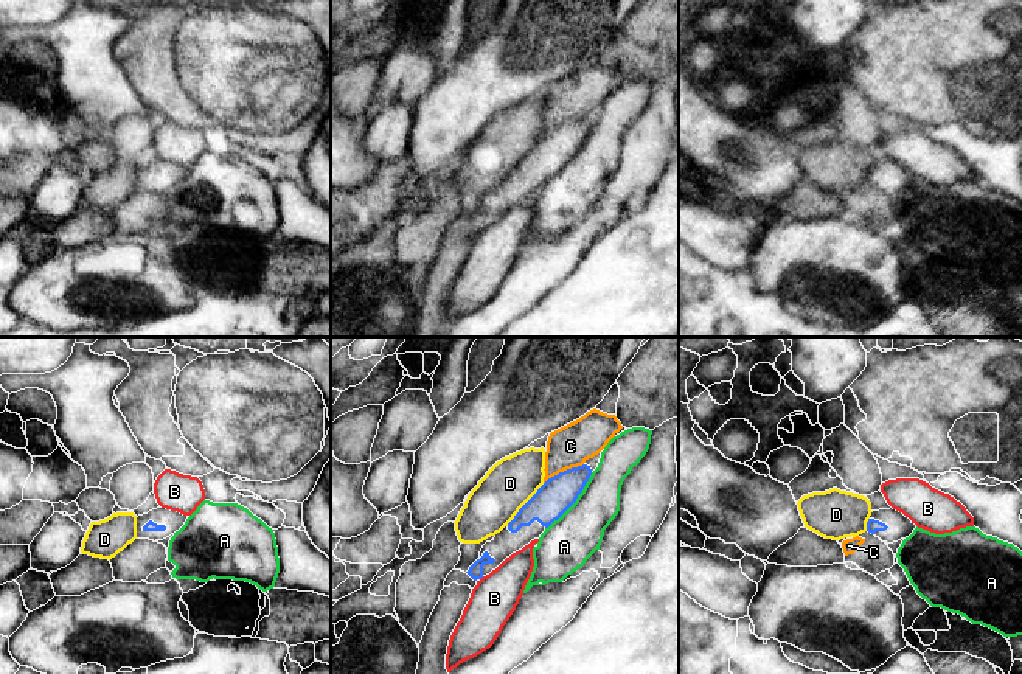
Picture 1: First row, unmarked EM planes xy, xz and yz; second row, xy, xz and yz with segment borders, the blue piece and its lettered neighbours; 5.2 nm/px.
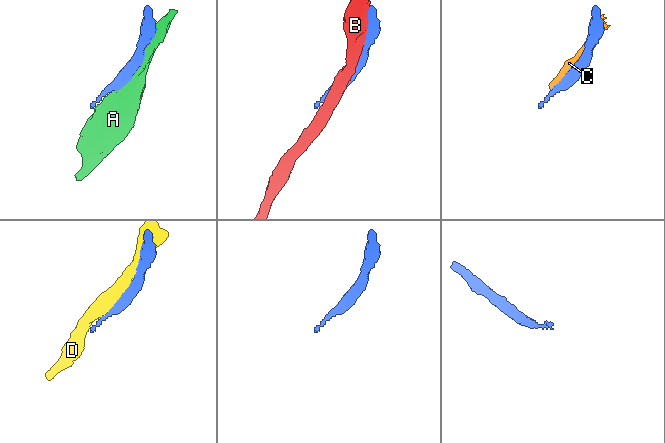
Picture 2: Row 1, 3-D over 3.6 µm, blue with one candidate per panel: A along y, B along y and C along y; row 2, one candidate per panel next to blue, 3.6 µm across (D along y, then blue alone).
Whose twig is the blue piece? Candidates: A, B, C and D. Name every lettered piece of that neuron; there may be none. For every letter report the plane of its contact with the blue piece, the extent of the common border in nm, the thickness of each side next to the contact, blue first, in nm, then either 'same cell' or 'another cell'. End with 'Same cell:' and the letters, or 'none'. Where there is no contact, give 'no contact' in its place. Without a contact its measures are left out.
A: contact in xz; length 380 nm; calibres 180 and 260 nm; another cell
B: no contact; another cell
C: contact in xz; length 240 nm; calibres 180 and 220 nm; another cell
D: contact in xz; length 300 nm; calibres 180 and 260 nm; another cell
Same cell: none

